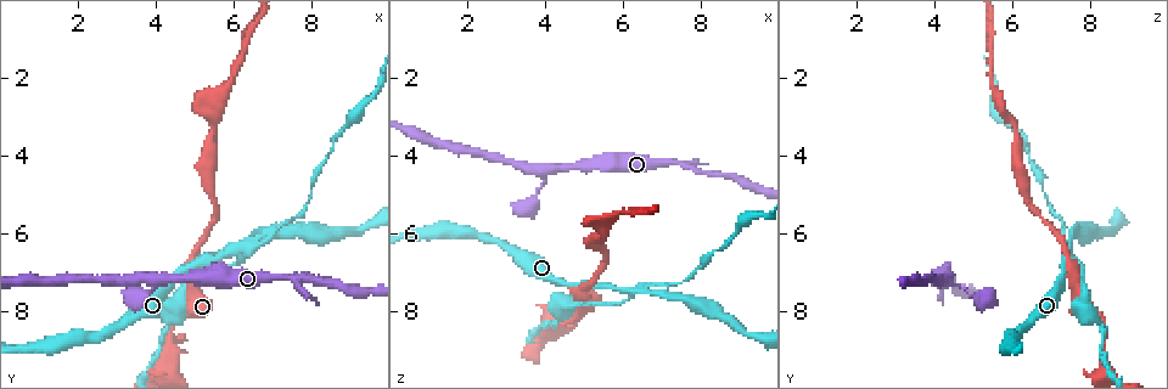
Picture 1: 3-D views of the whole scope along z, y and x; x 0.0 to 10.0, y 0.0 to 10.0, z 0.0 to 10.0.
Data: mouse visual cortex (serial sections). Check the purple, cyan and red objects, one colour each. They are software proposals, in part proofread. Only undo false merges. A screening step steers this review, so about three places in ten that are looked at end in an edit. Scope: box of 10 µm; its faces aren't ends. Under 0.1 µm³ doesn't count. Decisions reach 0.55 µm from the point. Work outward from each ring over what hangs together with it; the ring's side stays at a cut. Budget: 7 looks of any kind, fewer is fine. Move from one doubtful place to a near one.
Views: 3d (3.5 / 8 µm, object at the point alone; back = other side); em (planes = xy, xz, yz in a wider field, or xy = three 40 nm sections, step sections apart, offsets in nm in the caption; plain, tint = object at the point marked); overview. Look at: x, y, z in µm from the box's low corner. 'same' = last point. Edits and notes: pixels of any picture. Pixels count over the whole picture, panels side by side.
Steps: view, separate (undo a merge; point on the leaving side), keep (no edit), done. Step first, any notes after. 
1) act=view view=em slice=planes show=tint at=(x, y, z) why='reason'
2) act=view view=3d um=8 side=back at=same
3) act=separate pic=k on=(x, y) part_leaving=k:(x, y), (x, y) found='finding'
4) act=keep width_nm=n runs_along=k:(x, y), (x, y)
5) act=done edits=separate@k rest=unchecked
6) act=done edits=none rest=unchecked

act=view view=3d um=3.5 side=back at=(6.00, 6.40, 7.40) why='abrupt turn'

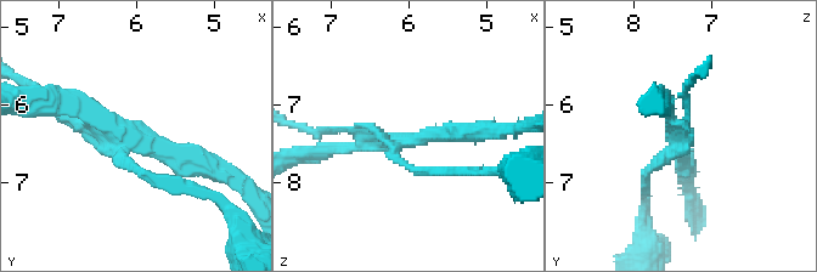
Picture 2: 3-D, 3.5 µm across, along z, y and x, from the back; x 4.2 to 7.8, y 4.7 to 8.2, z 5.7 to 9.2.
act=separate pic=2 on=(146, 176) found='two cells meet here'

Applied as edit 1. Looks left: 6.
act=view view=overview

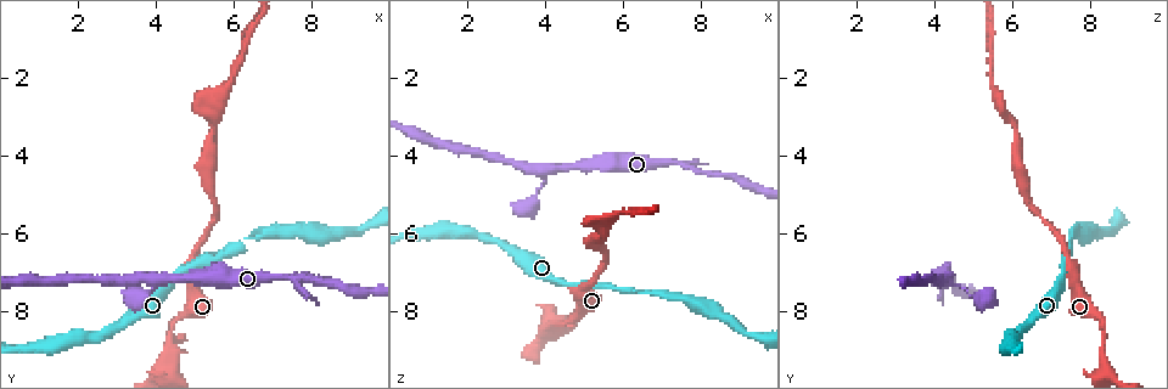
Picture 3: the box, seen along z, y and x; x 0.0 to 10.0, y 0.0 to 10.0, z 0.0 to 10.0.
act=view view=3d um=8 at=(4.00, 7.20, 4.35) why='narrows sharply'

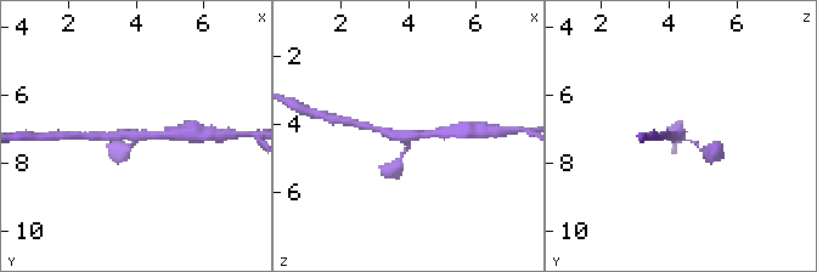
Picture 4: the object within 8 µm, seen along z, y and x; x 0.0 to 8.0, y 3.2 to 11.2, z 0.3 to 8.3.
act=view view=em slice=xy step=3 show=tint at=same arms=3 arm_widths_nm=100,250,250 why='shape alone is not enough'

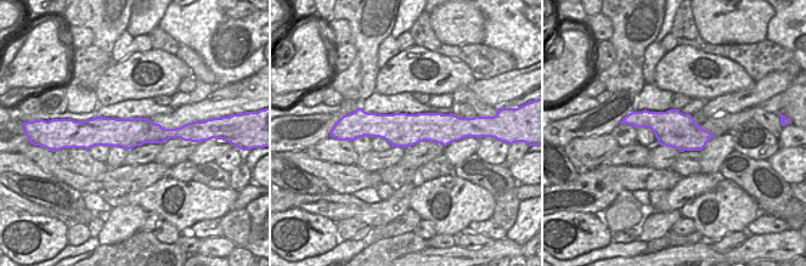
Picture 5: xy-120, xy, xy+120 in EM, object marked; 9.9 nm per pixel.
act=keep runs_along=5:(354, 125), (441, 128), (458, 136) found='all the same cell'

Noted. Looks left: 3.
act=view view=3d um=8 side=back at=(4.25, 9.35, 8.40) why='sharp bend'

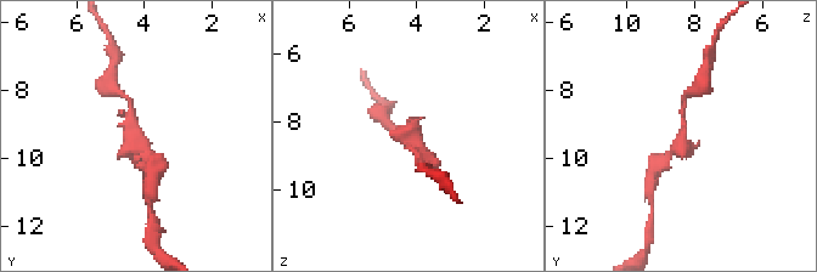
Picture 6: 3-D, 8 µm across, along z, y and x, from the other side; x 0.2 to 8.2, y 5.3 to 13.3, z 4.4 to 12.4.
act=view view=3d um=3.5 at=same

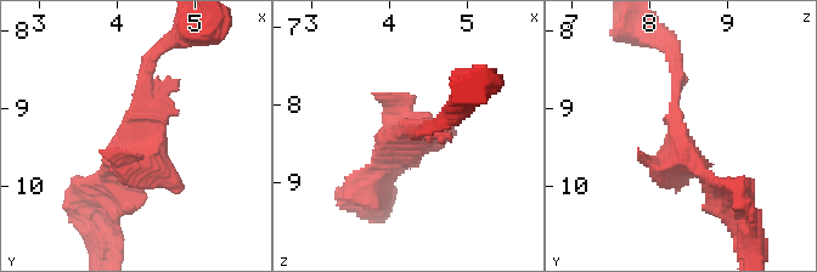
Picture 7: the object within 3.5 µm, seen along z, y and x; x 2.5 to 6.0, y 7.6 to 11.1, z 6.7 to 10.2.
act=view view=em slice=planes show=tint at=(4.25, 9.30, 8.40) why='now the EM'

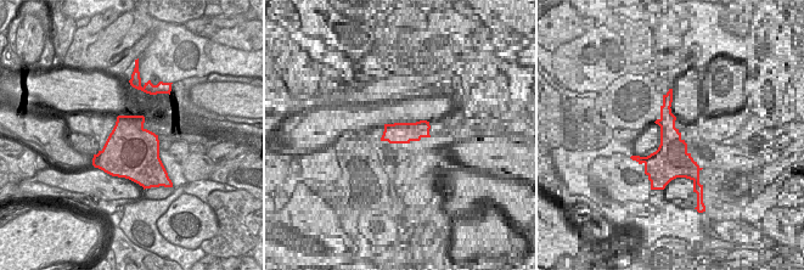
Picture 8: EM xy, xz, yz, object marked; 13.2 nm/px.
act=keep runs_along=7:(155, 60), (135, 153), (102, 183) found='all the same cell'

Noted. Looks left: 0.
act=done edits=separate@2 rest=unchecked

